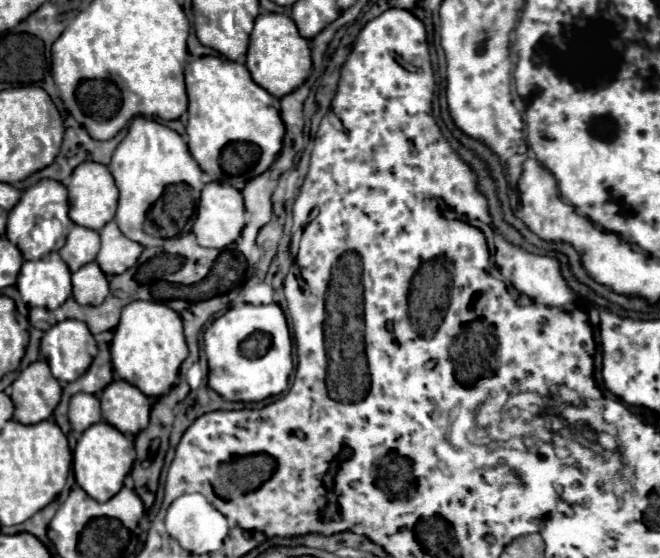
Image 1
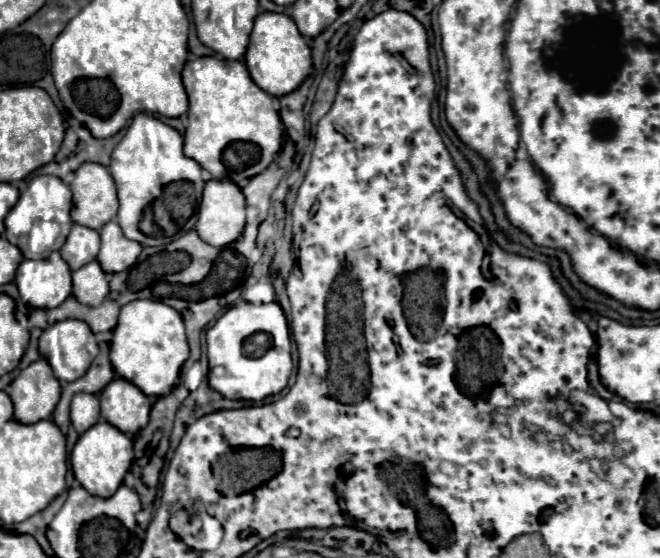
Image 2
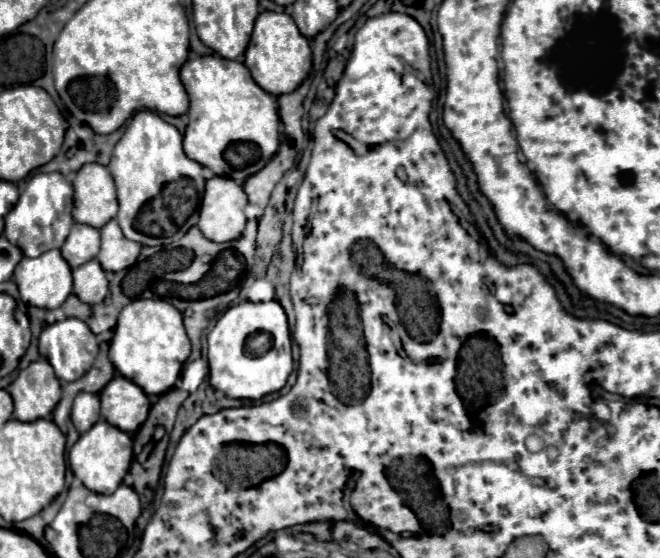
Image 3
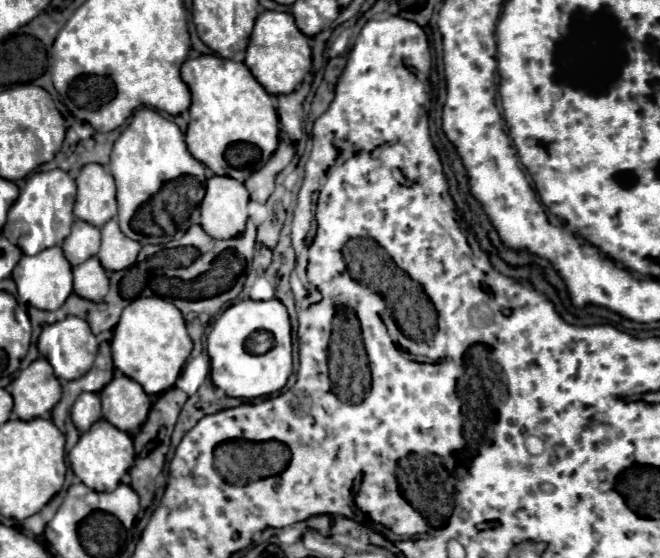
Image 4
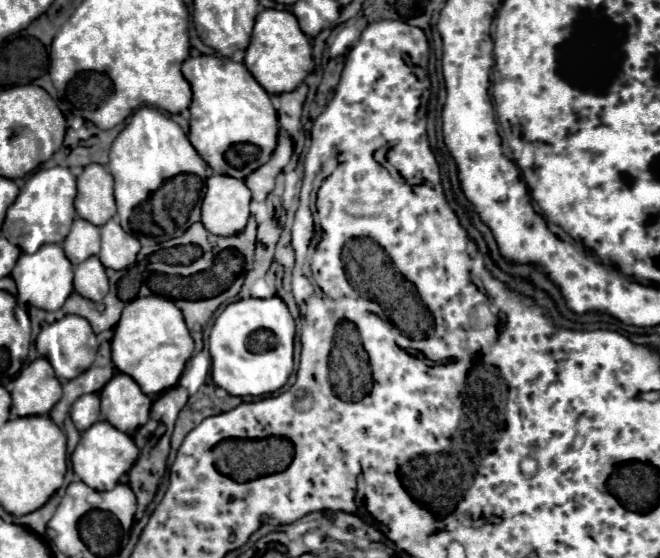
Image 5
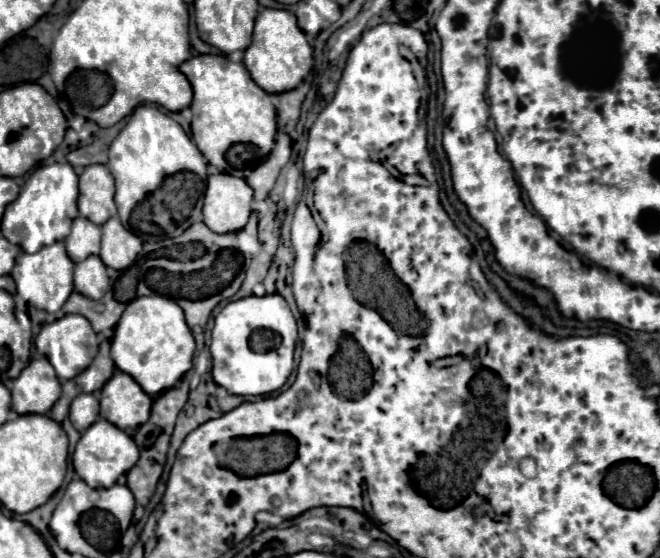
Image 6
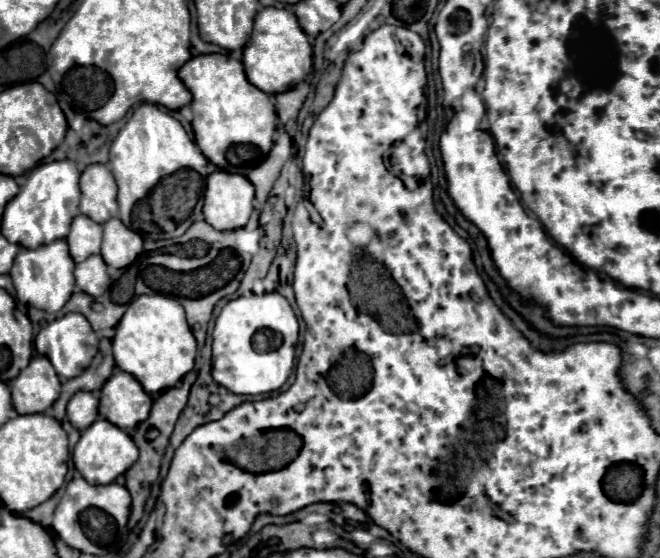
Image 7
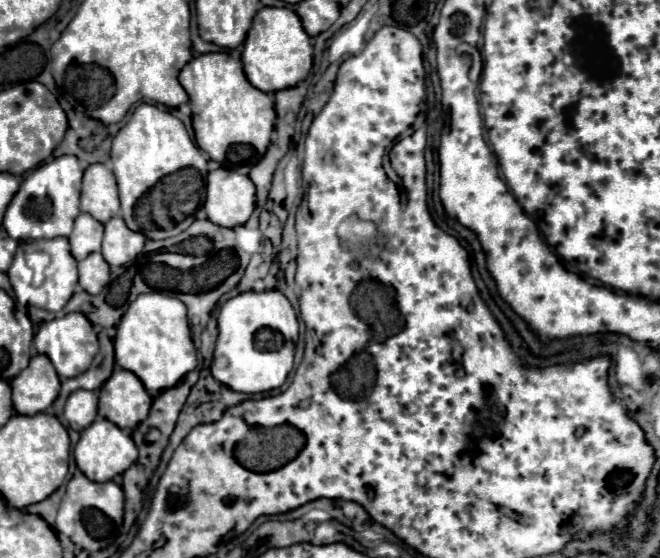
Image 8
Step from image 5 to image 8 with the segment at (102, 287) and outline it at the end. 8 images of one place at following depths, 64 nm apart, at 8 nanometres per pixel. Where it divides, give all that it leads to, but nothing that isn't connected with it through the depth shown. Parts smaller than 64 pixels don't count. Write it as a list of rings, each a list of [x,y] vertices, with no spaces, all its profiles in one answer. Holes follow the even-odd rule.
[[[94,252],[92,256],[78,262],[78,276],[78,284],[88,294],[100,294],[110,282],[110,270],[100,252]]]

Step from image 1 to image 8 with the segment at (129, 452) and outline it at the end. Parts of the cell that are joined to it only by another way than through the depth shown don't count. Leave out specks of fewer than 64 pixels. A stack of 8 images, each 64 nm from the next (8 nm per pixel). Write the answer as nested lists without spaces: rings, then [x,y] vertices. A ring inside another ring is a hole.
[[[104,418],[94,420],[80,434],[80,440],[74,448],[76,466],[84,472],[84,476],[88,476],[88,480],[96,480],[96,482],[108,482],[116,474],[126,472],[136,462],[136,458],[138,458],[138,448],[134,444],[134,440],[124,430],[116,428],[116,424],[112,424],[110,420],[104,420]]]

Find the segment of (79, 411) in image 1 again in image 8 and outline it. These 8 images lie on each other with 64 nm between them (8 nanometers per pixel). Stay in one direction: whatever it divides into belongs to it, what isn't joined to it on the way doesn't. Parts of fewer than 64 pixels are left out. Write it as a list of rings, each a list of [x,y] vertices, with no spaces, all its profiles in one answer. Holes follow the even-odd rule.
[[[76,390],[66,406],[64,406],[64,418],[68,420],[70,428],[76,432],[82,432],[96,420],[96,410],[98,410],[98,396],[96,392],[84,392]]]

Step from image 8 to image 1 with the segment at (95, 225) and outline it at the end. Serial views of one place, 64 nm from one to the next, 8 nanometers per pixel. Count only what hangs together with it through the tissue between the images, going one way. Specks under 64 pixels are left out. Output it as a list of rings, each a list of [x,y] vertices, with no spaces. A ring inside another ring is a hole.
[[[72,226],[64,248],[60,250],[62,260],[68,264],[72,272],[76,272],[80,266],[94,262],[96,252],[100,250],[100,236],[98,232],[82,226]]]

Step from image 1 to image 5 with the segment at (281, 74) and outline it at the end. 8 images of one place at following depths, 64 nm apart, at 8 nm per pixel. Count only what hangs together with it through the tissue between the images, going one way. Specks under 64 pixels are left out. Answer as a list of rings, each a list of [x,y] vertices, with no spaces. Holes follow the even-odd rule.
[[[262,10],[258,14],[244,64],[268,94],[292,92],[306,78],[306,74],[314,68],[312,48],[292,12]]]

